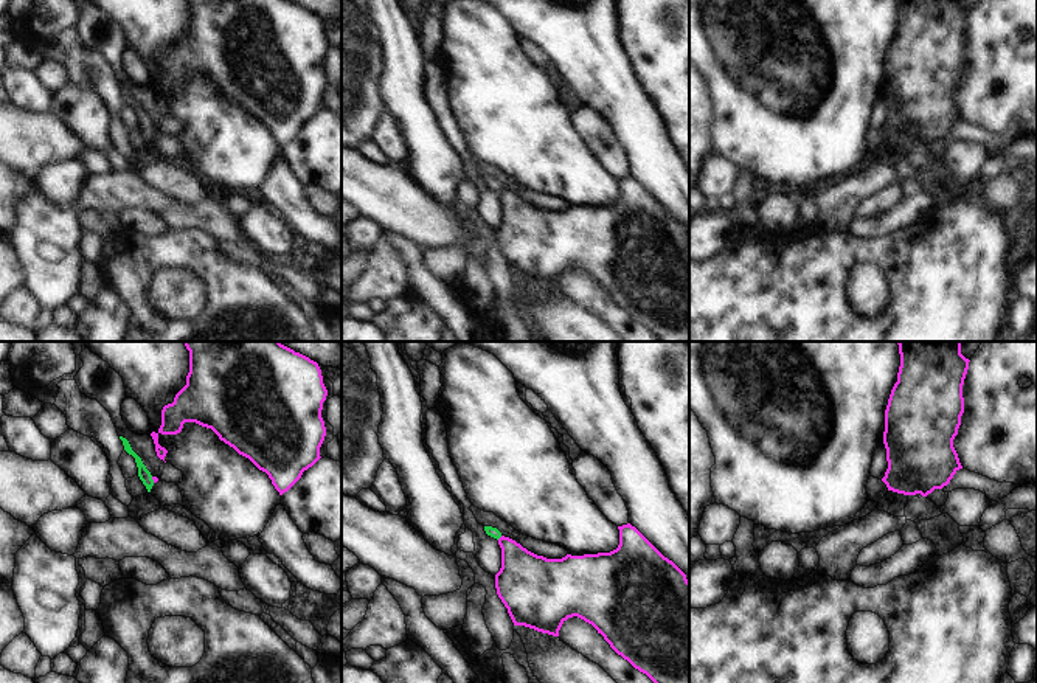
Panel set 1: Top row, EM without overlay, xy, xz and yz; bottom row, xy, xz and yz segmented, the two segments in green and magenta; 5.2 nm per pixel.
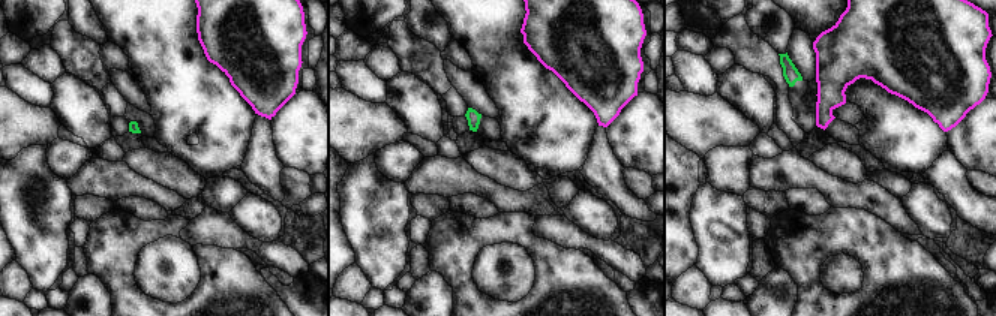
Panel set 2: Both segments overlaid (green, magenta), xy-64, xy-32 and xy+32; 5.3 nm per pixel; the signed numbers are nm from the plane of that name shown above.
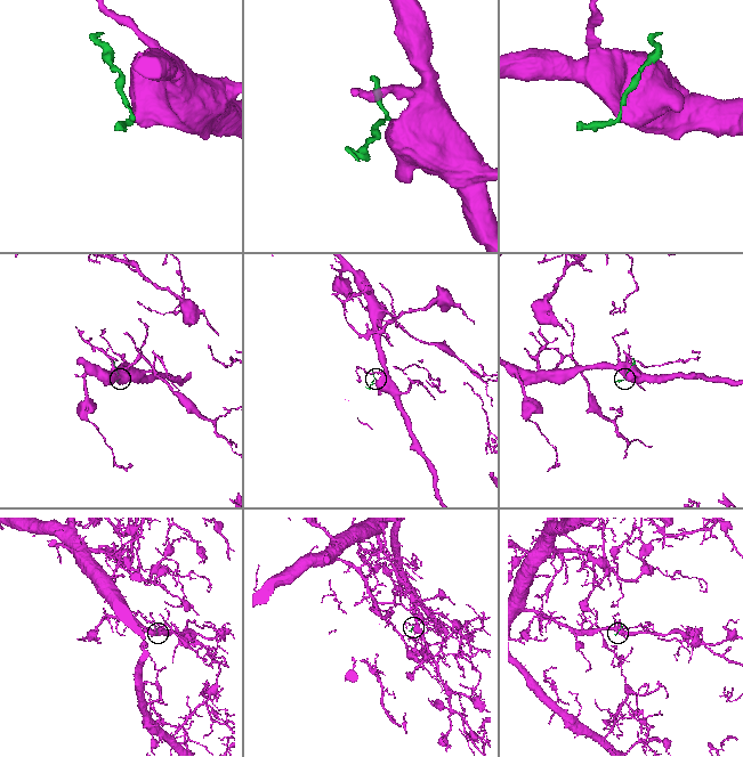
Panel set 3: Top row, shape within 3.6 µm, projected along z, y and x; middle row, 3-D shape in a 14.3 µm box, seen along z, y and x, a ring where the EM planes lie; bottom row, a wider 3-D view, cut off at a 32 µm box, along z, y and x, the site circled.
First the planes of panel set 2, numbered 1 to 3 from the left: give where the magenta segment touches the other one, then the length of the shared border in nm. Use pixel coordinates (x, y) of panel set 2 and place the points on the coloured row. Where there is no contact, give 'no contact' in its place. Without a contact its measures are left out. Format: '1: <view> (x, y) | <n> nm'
1: no contact
2: no contact
3: no contact

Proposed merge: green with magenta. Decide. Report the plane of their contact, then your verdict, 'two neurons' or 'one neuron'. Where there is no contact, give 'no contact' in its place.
contact in xz; two neurons

